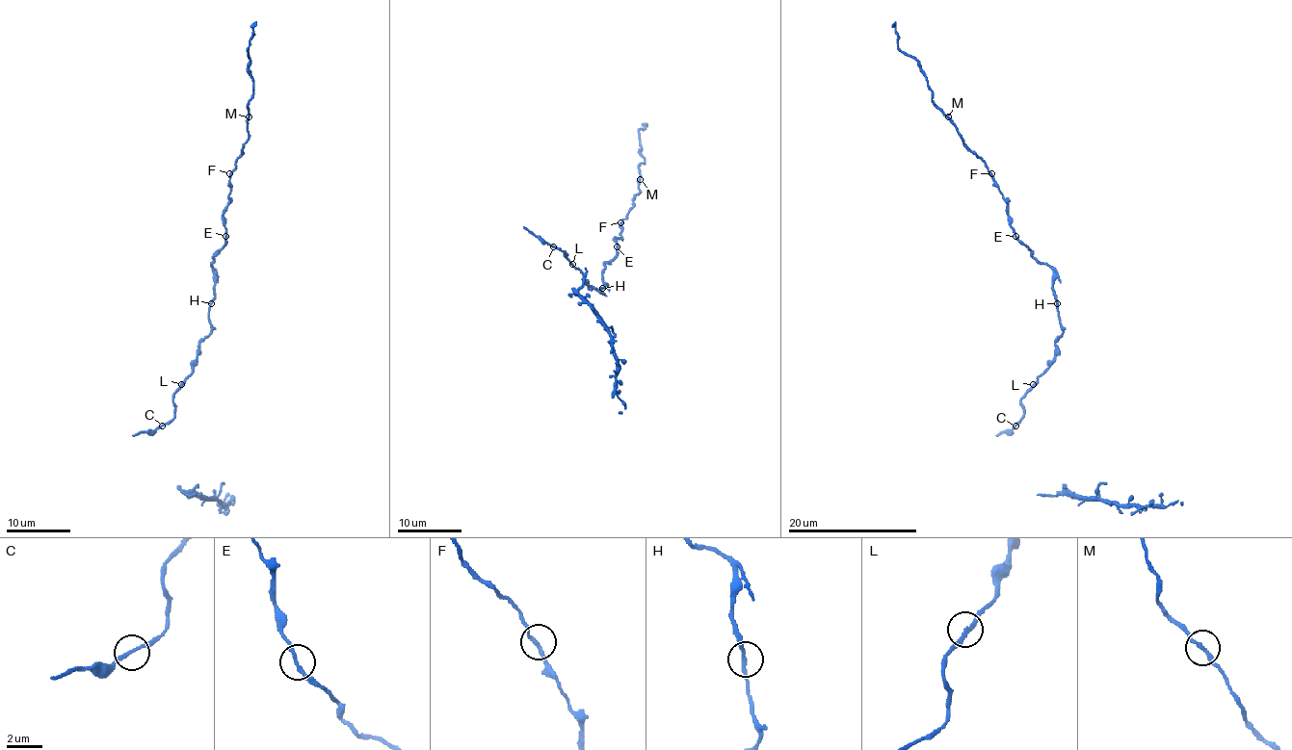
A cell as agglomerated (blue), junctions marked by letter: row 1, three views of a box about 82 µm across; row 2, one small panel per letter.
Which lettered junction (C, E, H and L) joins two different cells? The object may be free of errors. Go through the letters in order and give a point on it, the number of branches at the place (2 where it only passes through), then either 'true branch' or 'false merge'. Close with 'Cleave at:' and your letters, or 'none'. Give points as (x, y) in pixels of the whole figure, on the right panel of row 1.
C: (1015, 426) | 2 | true branch
E: (1015, 236) | 2 | true branch
H: (1057, 303) | 2 | true branch
L: (1033, 384) | 2 | true branch
Cleave at: none

